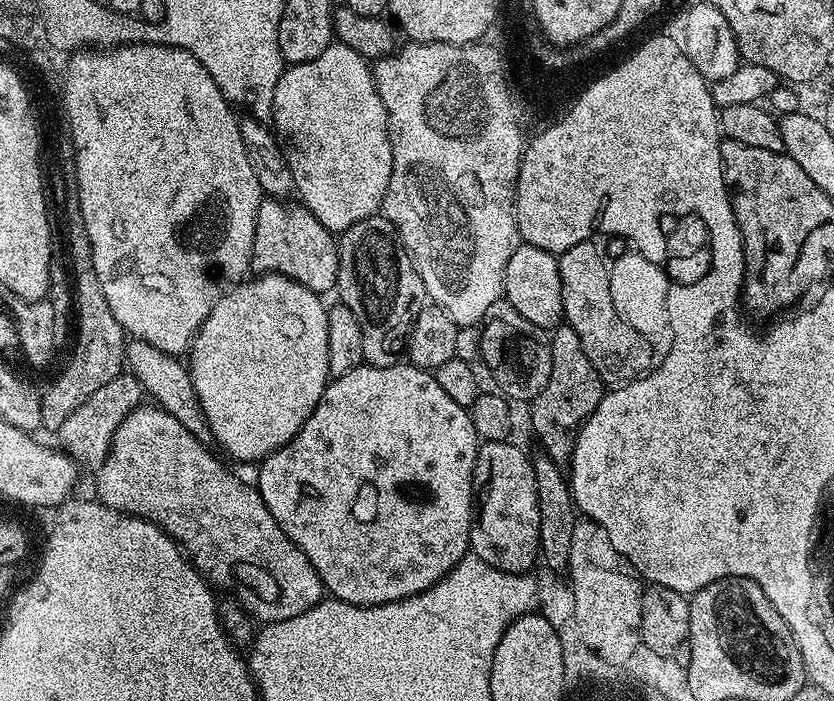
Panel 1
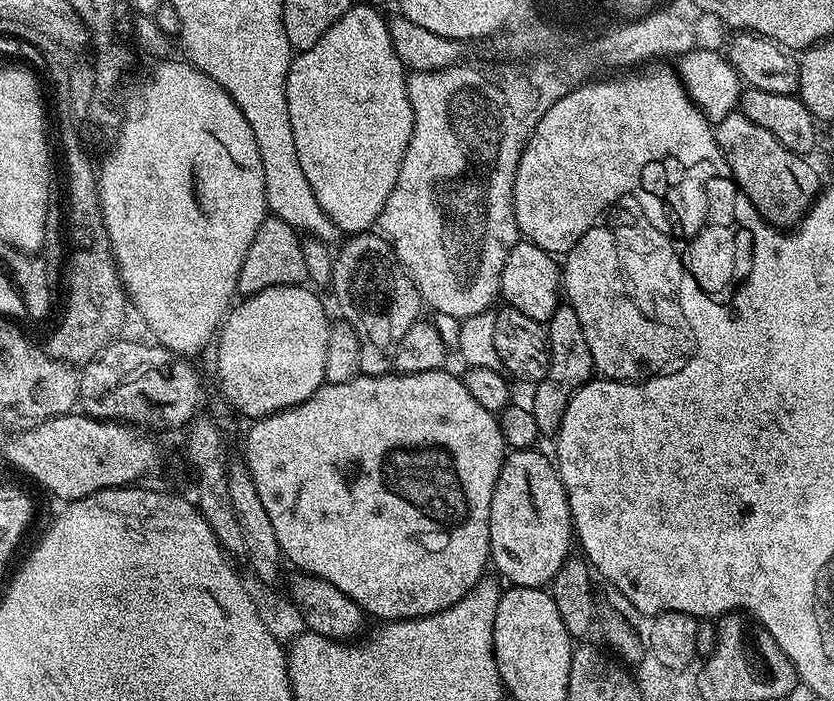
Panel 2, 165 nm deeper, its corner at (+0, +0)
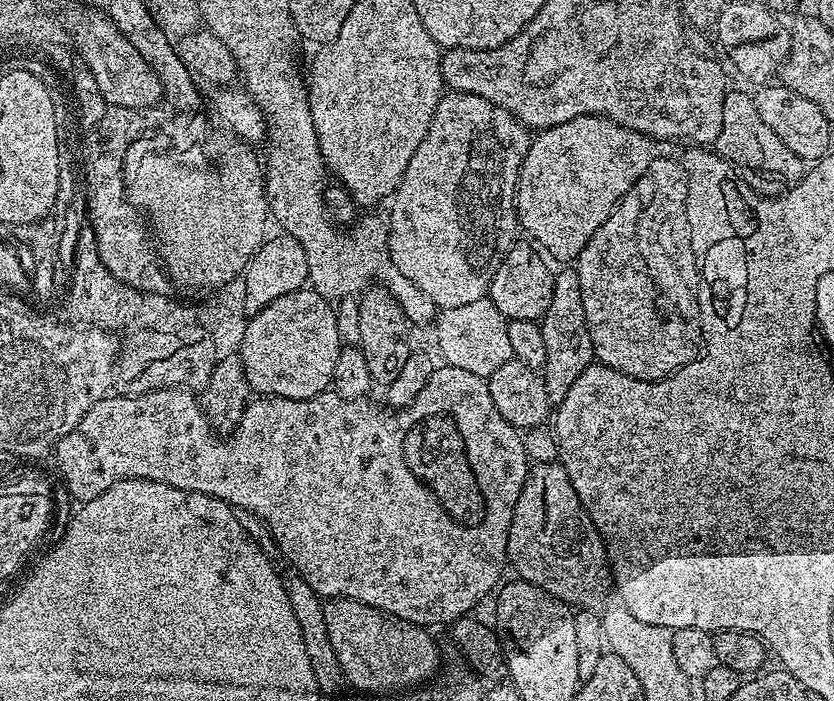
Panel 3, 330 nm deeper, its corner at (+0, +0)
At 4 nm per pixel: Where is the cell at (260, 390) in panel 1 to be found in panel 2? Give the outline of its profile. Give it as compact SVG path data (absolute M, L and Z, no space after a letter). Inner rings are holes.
M279 284L273 288L264 288L252 296L241 299L229 311L222 322L222 327L218 332L218 339L215 341L216 348L216 372L220 375L220 388L224 391L224 396L241 412L244 416L259 418L261 416L273 416L275 412L284 412L288 408L294 408L306 402L308 398L320 389L320 385L325 383L326 374L326 346L330 342L330 315L324 309L324 304L308 289L308 286L298 284Z

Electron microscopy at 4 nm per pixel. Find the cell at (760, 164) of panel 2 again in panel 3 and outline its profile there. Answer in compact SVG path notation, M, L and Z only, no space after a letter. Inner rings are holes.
M729 90L722 102L722 130L718 130L718 138L714 141L717 156L728 161L733 169L740 171L739 179L753 193L764 198L780 196L799 184L806 171L806 161L798 158L766 122L758 115L756 97L751 91L736 92Z

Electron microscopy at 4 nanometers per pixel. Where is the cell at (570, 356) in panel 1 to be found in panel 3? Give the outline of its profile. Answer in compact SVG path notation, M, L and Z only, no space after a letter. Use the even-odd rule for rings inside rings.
M564 266L553 275L554 294L550 294L550 306L539 321L542 338L546 342L546 362L542 369L549 405L558 406L562 398L578 382L578 374L594 363L590 330L586 326L586 310L582 310L582 286L578 286L575 267Z

